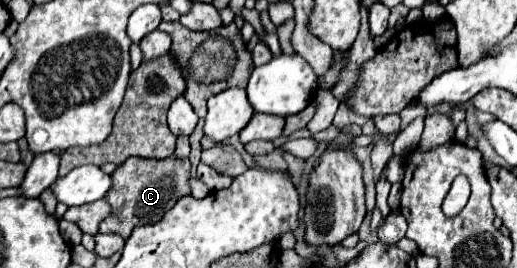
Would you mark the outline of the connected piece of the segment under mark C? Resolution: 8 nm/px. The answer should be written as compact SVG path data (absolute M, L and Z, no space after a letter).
M169 156L165 160L149 160L149 158L129 158L123 162L113 174L113 186L107 192L107 200L113 212L101 222L101 234L119 234L121 238L129 238L133 228L139 224L155 224L175 206L177 198L189 196L189 174L191 164L189 158Z

